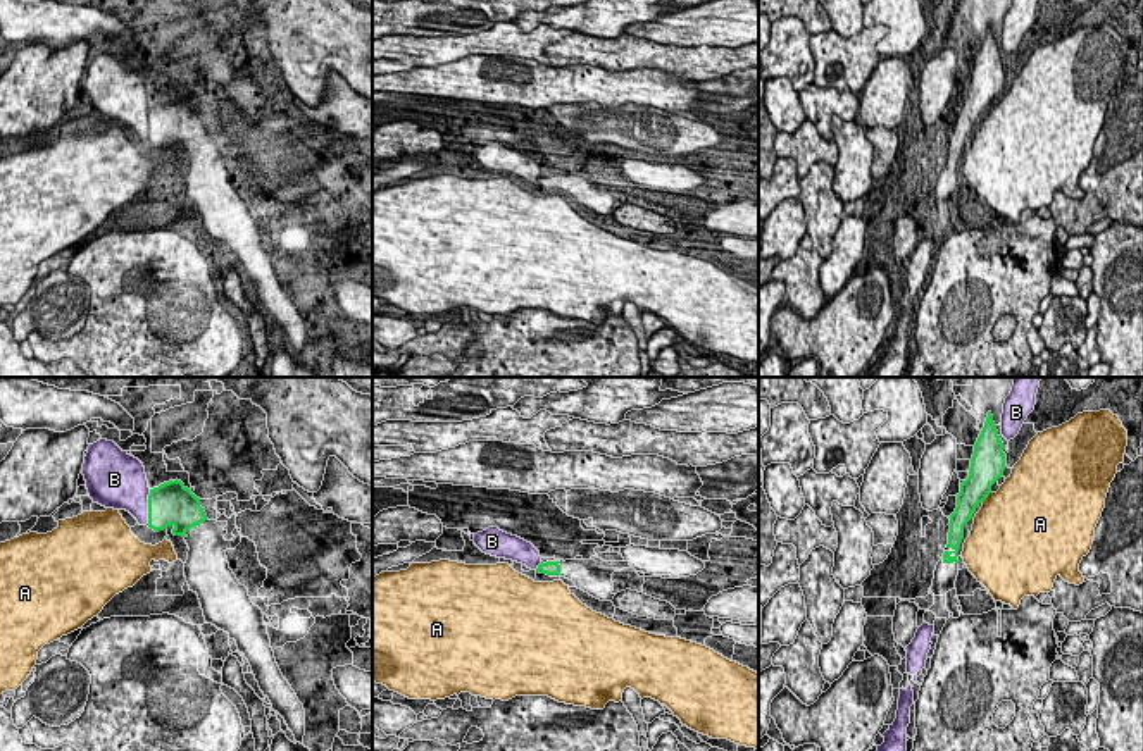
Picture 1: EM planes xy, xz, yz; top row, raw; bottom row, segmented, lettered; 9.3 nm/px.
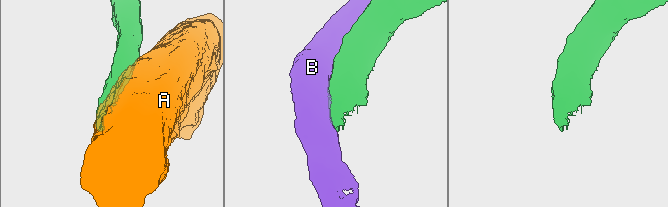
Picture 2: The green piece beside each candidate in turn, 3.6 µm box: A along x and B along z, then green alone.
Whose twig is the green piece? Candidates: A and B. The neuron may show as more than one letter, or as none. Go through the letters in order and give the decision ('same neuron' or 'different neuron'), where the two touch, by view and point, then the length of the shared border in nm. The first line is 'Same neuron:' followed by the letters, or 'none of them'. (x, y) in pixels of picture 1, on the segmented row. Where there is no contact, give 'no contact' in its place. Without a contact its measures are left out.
Same neuron: none of them
A: different neuron; meets green in yz at (986, 496); contact 140 nm long
B: different neuron; meets green in xy at (149, 507); contact 340 nm long

